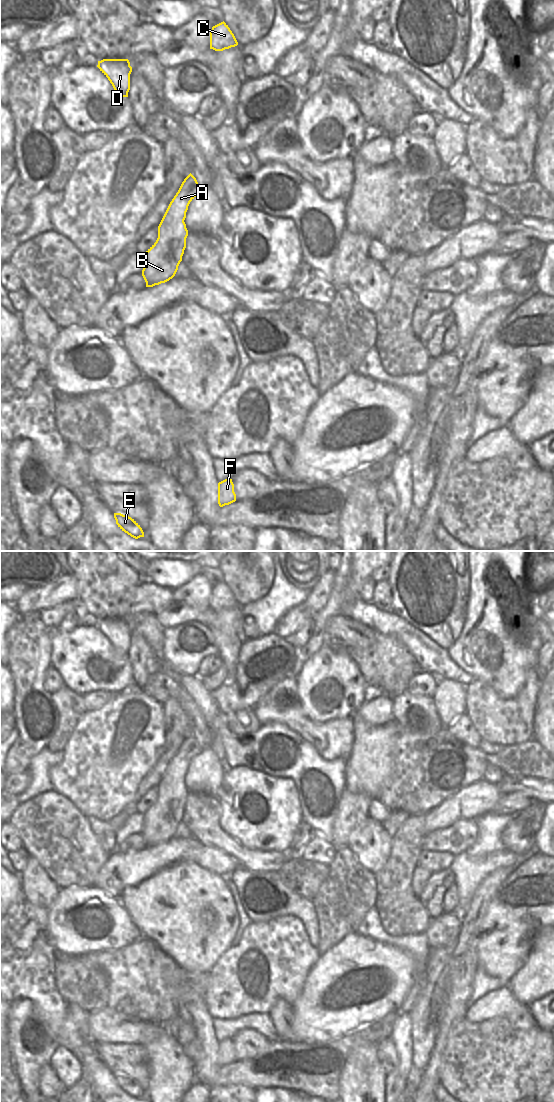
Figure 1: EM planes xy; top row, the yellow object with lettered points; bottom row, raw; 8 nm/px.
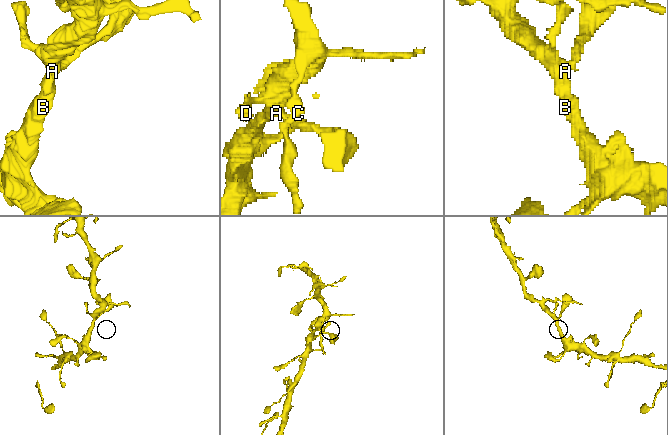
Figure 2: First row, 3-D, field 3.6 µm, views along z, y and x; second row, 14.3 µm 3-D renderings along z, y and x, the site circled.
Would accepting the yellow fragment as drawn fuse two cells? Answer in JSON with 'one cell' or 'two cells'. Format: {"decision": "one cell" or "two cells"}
{"decision": "one cell"}

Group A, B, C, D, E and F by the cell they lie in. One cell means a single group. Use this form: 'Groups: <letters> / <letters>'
Groups: A B C D E F

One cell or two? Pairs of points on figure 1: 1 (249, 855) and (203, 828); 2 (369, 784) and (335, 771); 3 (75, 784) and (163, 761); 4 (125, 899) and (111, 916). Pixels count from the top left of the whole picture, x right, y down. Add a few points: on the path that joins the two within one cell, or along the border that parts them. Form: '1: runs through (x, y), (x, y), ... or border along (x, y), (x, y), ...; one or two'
1: runs through (238, 852), (214, 836); one
2: border along (348, 759), (345, 788); two
3: border along (164, 741), (156, 752), (154, 765), (140, 781); two
4: border along (117, 899), (134, 923); two

